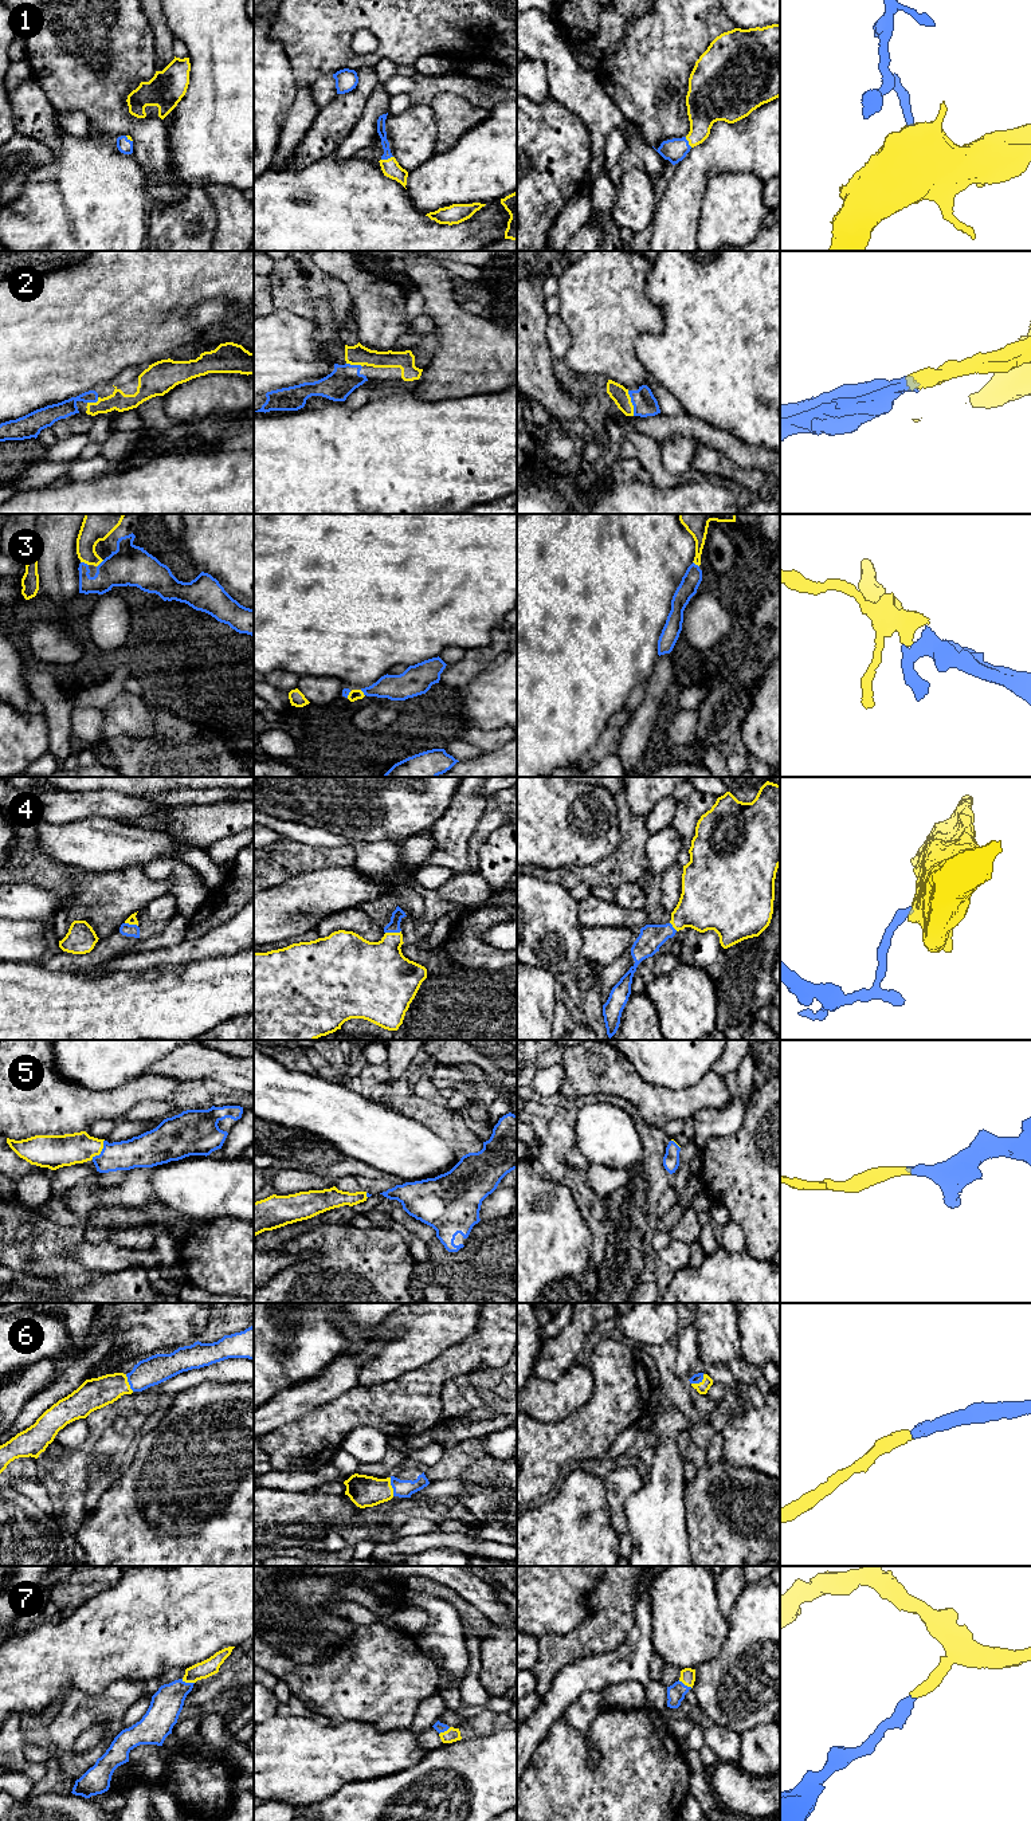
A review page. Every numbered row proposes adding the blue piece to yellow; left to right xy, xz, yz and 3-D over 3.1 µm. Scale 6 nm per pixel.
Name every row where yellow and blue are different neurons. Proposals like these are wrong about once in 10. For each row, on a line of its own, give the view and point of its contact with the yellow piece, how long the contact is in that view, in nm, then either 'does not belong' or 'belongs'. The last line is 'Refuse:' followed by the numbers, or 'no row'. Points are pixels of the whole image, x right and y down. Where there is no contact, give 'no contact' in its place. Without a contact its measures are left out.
1: meets yellow in xz at (388, 159); contact 80 nm long; belongs
2: meets yellow in yz at (631, 403); contact 160 nm long; belongs
3: meets yellow in xy at (85, 562); contact 50 nm long; belongs
4: meets yellow in xz at (392, 933); contact 100 nm long; belongs
5: meets yellow in xy at (101, 1150); contact 140 nm long; belongs
6: meets yellow in xz at (391, 1487); contact 110 nm long; belongs
7: meets yellow in xy at (188, 1682); contact 80 nm long; belongs
Refuse: no row

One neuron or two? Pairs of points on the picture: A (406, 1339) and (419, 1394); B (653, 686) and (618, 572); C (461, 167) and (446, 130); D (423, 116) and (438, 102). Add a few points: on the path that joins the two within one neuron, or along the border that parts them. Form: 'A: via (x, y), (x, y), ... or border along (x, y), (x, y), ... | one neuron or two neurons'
A: border along (440, 1354), (384, 1384) | two neurons
B: border along (659, 656), (654, 671), (645, 685) | two neurons
C: border along (477, 125), (471, 126), (450, 148), (436, 153) | two neurons
D: border along (427, 103), (432, 112), (436, 140) | two neurons

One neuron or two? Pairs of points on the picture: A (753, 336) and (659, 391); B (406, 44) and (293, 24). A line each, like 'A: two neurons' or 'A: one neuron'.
A: two neurons
B: one neuron

